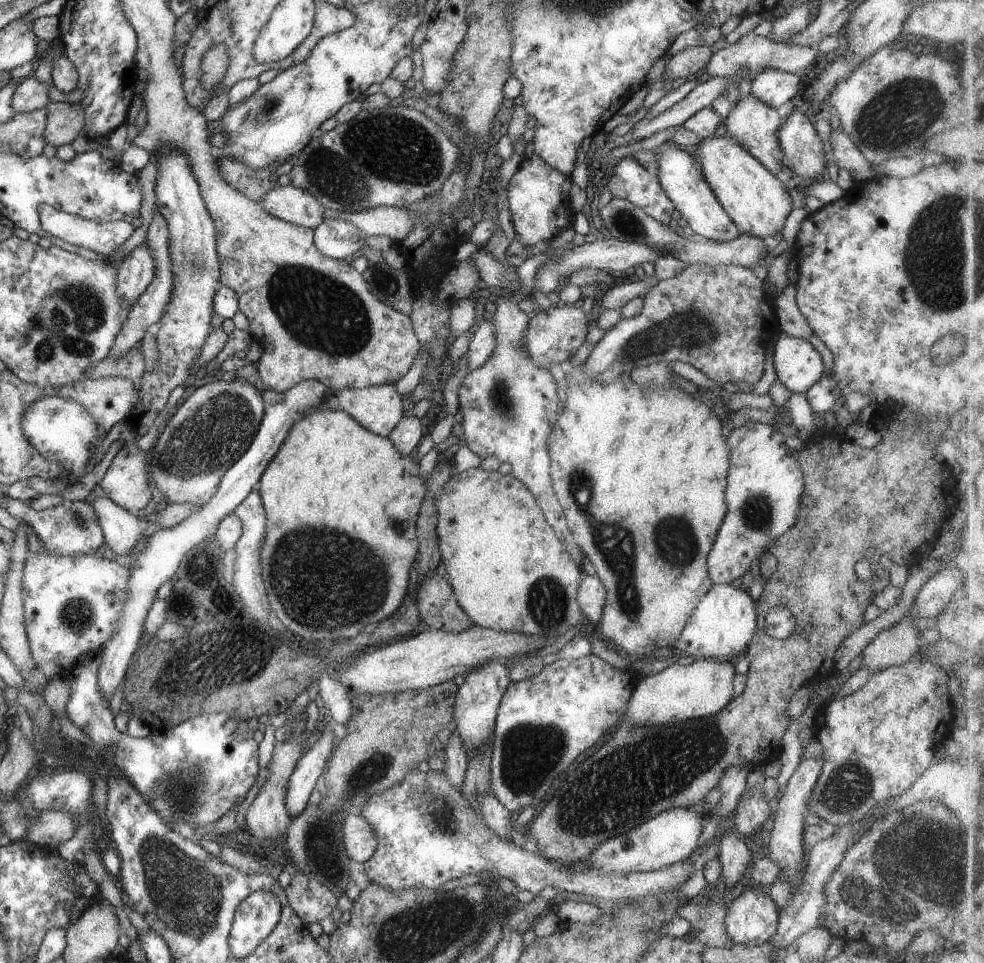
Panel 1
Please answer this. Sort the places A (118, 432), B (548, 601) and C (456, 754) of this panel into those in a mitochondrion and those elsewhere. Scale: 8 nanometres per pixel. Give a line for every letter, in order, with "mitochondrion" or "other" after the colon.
A: other
B: mitochondrion
C: other

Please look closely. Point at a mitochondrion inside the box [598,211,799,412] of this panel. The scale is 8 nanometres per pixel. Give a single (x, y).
(691, 328)

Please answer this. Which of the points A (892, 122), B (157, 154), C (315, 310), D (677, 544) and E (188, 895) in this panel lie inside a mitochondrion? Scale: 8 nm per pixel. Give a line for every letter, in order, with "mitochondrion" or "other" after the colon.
A: mitochondrion
B: other
C: mitochondrion
D: mitochondrion
E: mitochondrion

